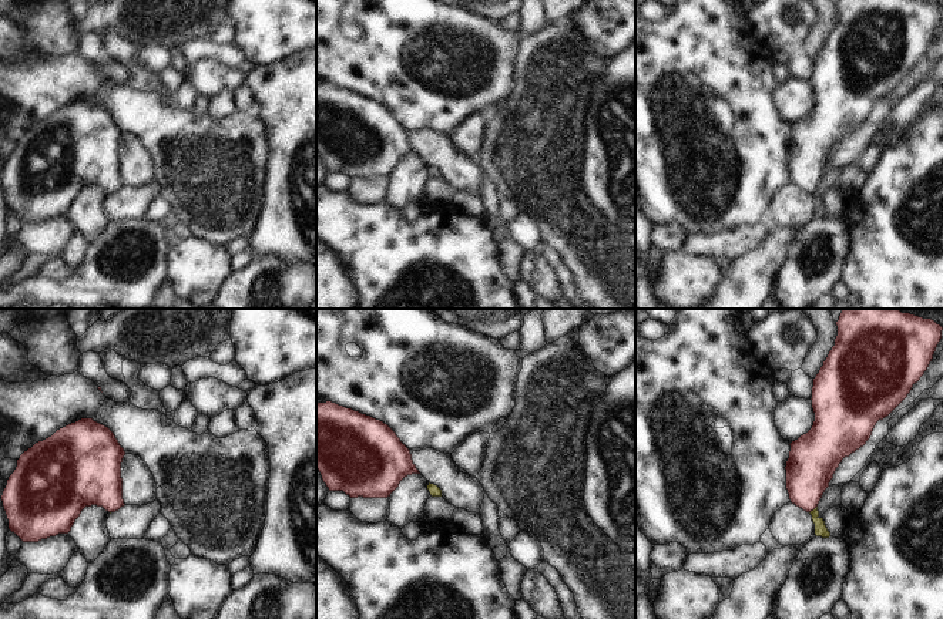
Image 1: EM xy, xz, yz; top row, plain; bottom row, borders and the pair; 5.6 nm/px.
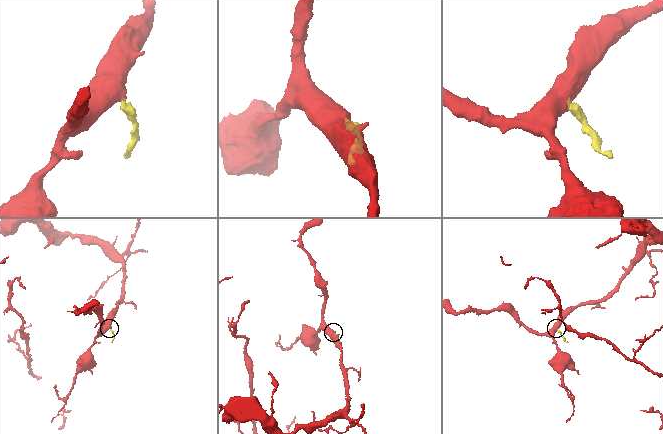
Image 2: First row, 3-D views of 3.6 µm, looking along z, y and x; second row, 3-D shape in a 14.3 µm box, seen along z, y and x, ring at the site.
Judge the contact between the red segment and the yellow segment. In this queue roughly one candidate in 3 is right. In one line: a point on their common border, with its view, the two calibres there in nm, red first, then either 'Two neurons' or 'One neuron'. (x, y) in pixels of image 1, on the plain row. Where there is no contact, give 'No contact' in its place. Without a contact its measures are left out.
Touches red at yz (812, 191). Thickness 280 nm (red) against 70 nm. One neuron

